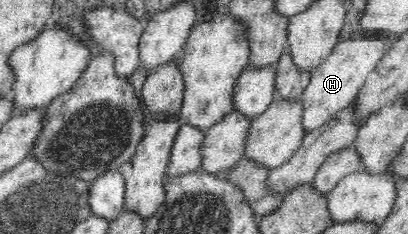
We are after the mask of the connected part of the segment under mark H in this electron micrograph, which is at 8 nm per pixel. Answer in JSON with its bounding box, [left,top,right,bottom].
[300,29,392,133]

